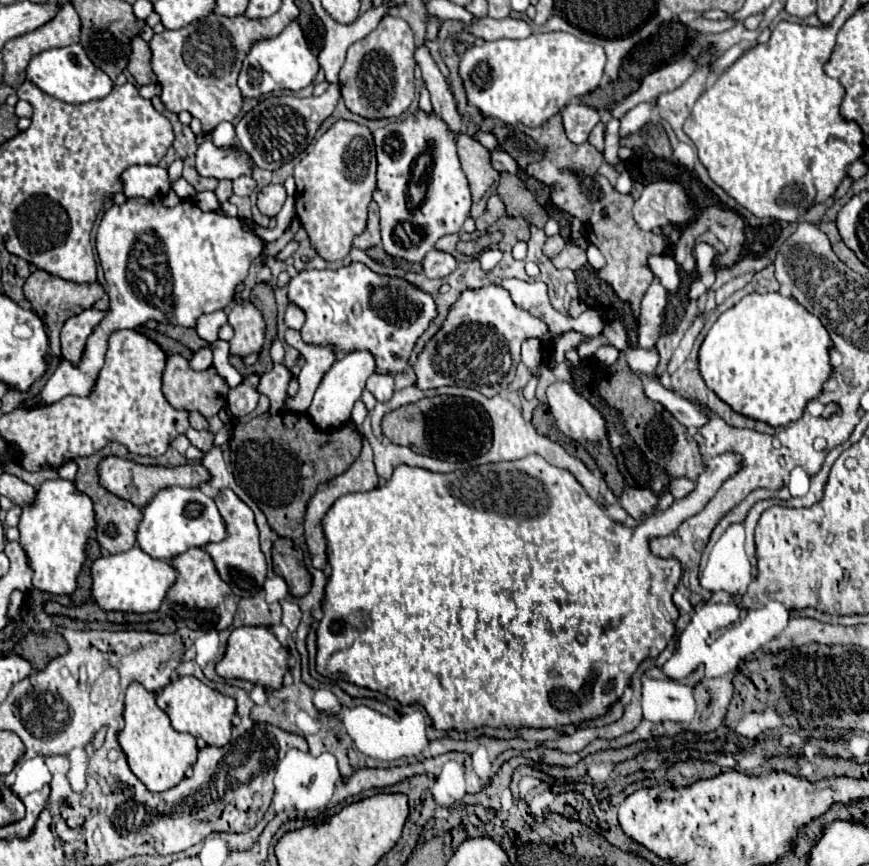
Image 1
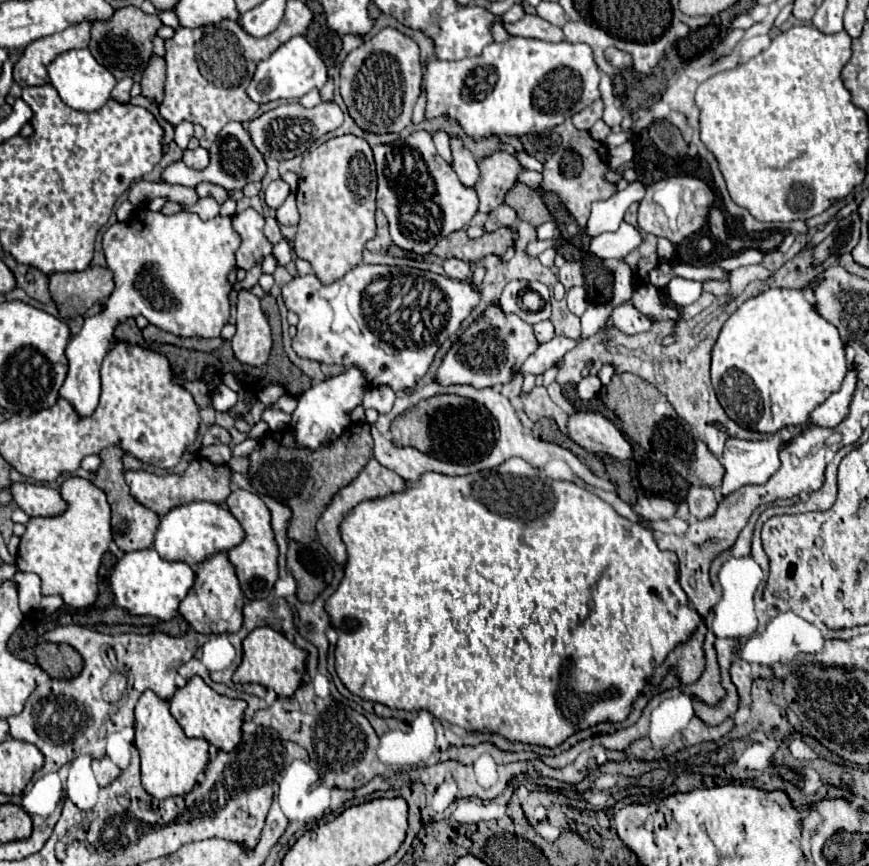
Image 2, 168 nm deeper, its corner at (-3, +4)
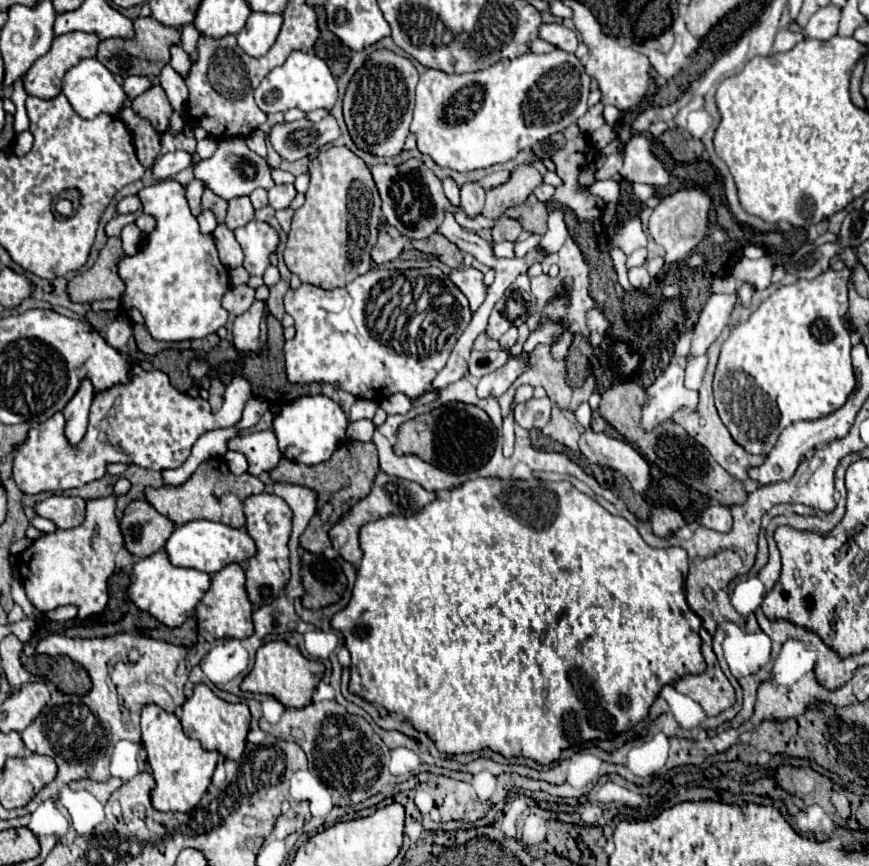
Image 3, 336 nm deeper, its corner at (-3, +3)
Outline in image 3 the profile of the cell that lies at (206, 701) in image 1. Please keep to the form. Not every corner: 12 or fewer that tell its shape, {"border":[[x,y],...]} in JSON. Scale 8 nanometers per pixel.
{"border":[[205,683],[183,703],[185,735],[203,749],[243,755],[249,707]]}

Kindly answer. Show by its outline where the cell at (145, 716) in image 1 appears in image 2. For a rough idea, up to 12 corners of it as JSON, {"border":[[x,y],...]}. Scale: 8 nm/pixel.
{"border":[[169,702],[135,706],[143,788],[157,800],[191,792],[209,742],[185,736]]}

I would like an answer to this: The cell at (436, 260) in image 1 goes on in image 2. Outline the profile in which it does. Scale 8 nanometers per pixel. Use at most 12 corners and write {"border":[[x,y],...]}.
{"border":[[457,258],[443,262],[451,280],[463,282],[469,276],[469,264]]}

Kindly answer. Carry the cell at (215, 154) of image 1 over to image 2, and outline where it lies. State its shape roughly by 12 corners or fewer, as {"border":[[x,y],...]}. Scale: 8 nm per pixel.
{"border":[[205,148],[185,150],[181,158],[189,168],[201,170],[209,164]]}

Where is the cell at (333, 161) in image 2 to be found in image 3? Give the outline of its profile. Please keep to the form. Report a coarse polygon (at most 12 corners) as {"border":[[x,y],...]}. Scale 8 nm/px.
{"border":[[349,147],[309,161],[283,259],[303,283],[371,269],[381,199]]}

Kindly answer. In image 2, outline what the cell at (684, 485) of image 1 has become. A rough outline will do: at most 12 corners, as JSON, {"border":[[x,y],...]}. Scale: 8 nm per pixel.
{"border":[[689,488],[687,504],[697,520],[715,512],[711,488]]}

